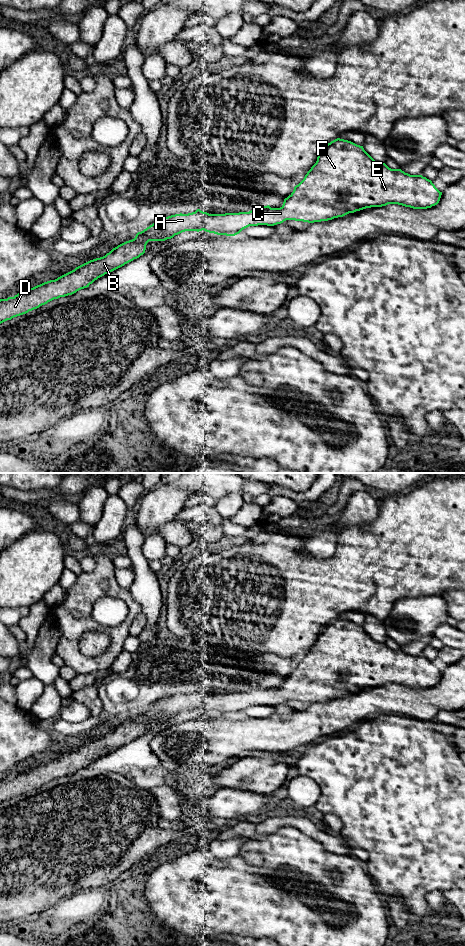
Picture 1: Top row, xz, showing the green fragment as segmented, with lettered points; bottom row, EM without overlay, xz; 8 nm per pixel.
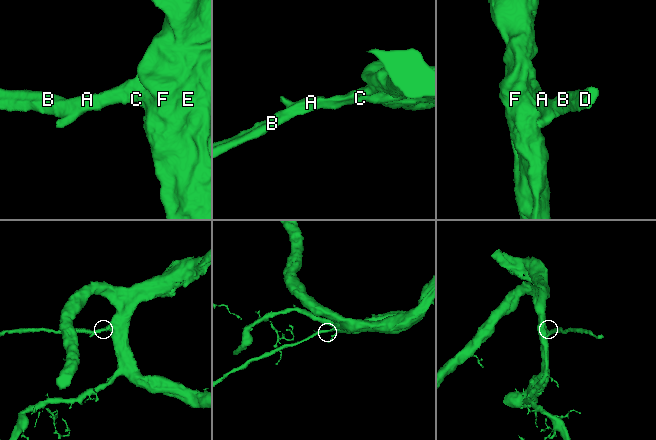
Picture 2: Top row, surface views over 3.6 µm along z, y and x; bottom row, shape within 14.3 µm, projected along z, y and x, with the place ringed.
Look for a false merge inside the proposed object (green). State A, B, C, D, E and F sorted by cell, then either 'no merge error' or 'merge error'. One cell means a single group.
A B C D E F; no merge error

